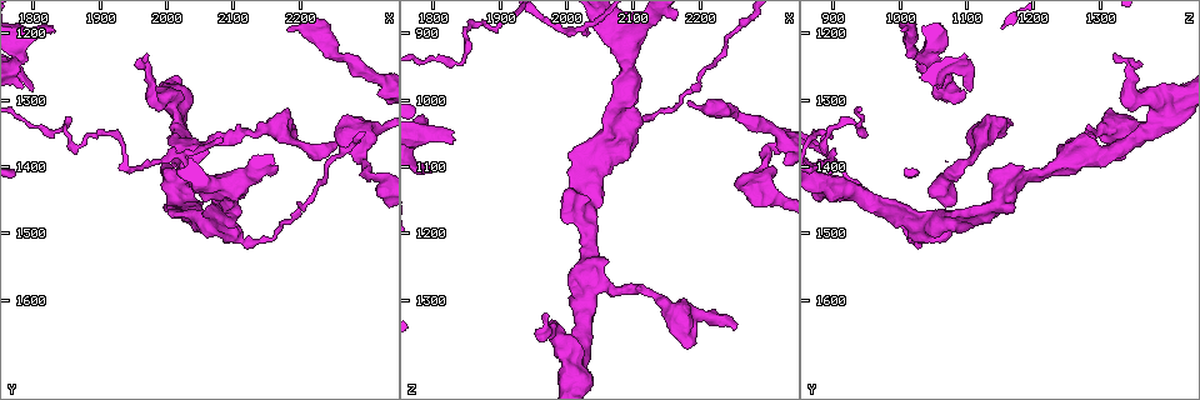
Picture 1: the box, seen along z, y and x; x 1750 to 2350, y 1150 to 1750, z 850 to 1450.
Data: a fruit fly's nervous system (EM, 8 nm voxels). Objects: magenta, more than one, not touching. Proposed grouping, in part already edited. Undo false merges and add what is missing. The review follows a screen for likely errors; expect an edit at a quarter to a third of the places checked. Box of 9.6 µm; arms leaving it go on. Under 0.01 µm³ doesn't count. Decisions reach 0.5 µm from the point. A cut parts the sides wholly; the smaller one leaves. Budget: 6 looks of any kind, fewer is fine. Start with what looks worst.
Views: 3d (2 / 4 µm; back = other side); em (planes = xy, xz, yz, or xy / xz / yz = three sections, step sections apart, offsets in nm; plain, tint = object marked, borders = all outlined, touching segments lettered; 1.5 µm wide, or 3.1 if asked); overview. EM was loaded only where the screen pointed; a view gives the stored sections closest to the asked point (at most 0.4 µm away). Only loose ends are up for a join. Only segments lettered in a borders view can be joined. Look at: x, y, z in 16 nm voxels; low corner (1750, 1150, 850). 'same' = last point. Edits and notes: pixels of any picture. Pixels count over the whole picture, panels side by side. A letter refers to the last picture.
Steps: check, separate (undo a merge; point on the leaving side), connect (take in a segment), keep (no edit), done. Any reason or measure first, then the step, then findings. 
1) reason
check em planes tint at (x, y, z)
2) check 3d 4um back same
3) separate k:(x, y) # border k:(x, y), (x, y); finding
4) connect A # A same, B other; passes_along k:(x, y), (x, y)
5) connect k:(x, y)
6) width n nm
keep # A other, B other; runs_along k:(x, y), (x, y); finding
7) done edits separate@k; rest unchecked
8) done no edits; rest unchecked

end of a long branch
check em planes borders at (2185, 1195, 1000)

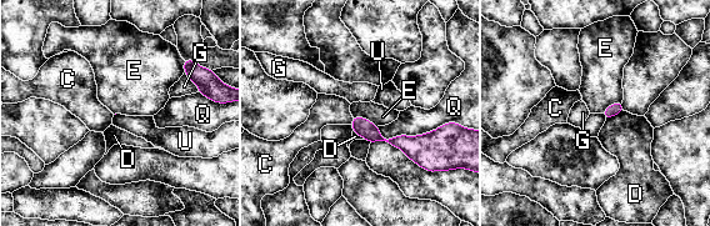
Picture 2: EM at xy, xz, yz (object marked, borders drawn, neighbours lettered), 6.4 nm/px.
longest_contact Q 460 nm
keep # C other, D other, E other, G other, Q other, U other; runs_along 2:(355, 120), (390, 141), (431, 135); no lettered segment goes on from it

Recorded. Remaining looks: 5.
thick turns thin
check 3d 4um at (2120, 1510, 1030)

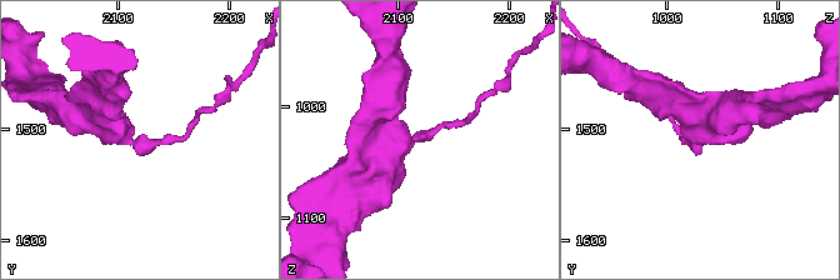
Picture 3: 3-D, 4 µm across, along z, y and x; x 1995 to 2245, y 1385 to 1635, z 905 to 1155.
shape alone is not enough
check em xy step 4 tint at (2122, 1512, 1024)

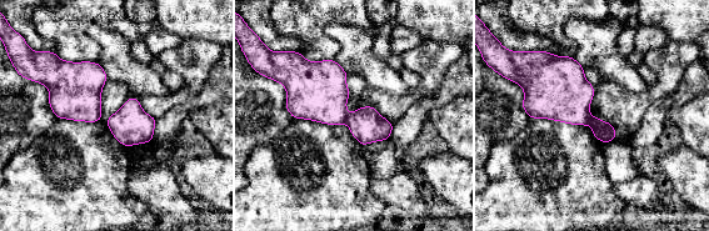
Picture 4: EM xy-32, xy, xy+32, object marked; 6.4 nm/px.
cut it another way
check em planes borders same

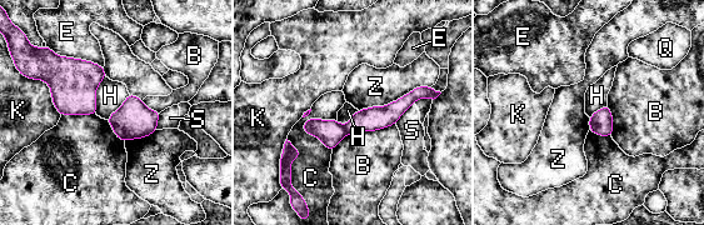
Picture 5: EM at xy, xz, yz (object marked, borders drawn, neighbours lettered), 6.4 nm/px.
width 160 nm
separate 5:(375, 118) # B other, C other, E other, H other, K other, Q other, S other, Z other; part_leaving 5:(434, 94), (349, 128); a second cell is stuck on

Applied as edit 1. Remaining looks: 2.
done edits separate@5; rest unchecked

